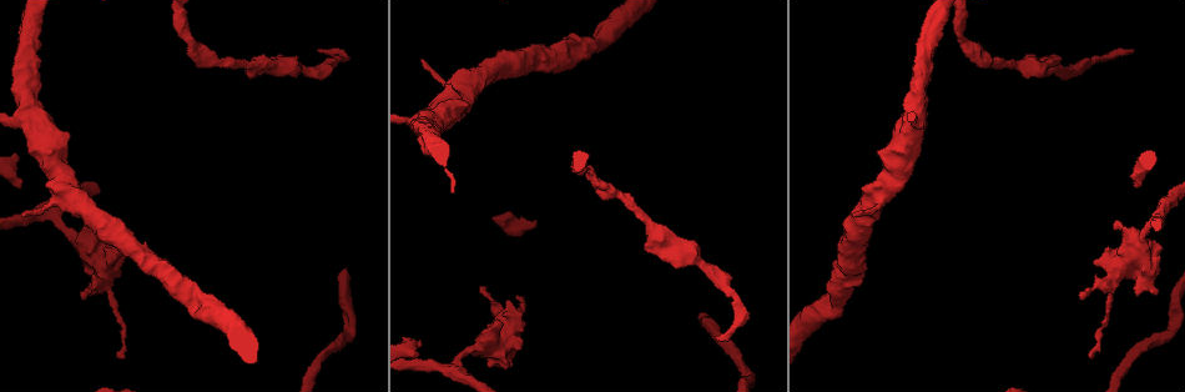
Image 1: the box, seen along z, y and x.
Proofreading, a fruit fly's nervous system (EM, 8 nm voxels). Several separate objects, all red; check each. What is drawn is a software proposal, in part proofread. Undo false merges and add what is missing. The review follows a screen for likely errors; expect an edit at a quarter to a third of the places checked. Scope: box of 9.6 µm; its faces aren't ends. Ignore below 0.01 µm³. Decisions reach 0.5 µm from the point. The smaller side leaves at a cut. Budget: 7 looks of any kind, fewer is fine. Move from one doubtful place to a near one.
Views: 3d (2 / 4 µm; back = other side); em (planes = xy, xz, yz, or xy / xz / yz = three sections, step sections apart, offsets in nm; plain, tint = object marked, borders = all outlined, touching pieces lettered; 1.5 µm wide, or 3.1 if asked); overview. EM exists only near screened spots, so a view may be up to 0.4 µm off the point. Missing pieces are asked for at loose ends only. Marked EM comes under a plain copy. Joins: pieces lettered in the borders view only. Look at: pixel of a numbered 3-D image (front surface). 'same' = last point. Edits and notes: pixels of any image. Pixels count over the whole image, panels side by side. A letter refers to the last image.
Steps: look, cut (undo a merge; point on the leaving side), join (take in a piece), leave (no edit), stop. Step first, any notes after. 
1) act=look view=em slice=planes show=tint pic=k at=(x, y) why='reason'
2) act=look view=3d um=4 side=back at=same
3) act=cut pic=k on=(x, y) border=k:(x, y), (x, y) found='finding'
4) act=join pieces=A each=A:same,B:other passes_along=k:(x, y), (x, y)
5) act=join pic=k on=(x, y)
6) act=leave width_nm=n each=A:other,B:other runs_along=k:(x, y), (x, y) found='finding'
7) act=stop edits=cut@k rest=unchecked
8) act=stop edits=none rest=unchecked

act=look view=3d um=2 pic=1 at=(1134, 50) why='tapers out'

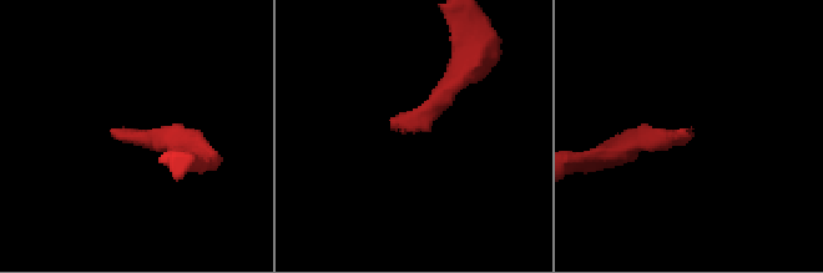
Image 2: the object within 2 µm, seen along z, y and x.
act=look view=em slice=yz step=8 show=tint pic=2 at=(391, 125)

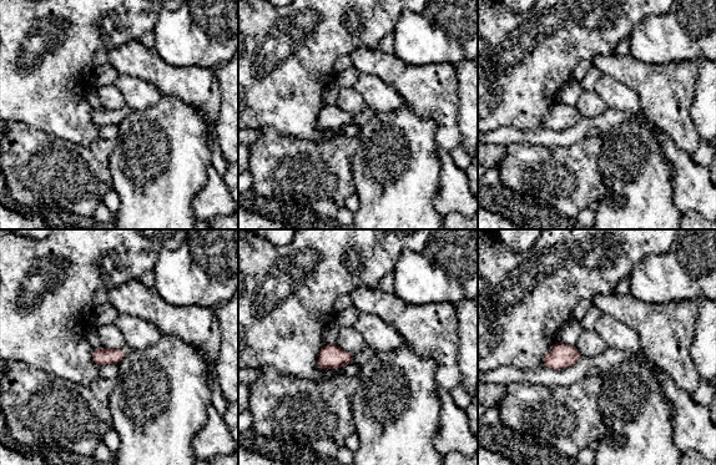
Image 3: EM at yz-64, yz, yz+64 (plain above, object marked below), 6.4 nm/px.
act=look view=em slice=xz step=8 show=borders at=same

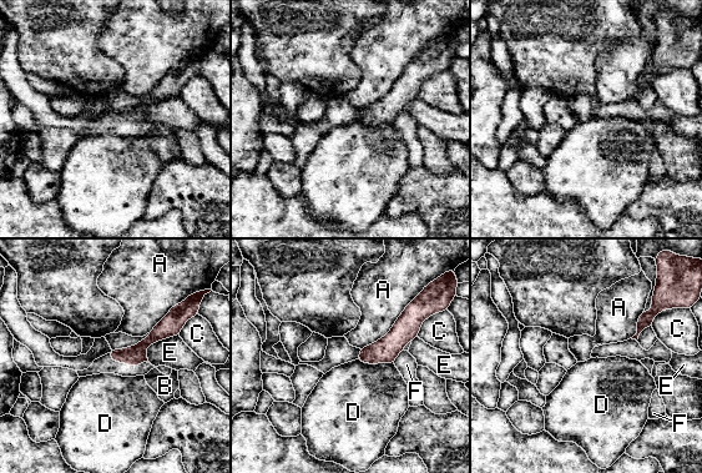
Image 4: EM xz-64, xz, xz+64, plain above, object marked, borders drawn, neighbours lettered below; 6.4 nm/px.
act=leave each=A:other,B:other,C:other,D:other,E:other,F:other runs_along=4:(175, 320), (132, 356), (114, 356) found='no lettered piece goes on from it'

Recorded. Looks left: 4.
act=look view=em slice=xz step=4 show=borders pic=1 at=(423, 62) why='tapers out'

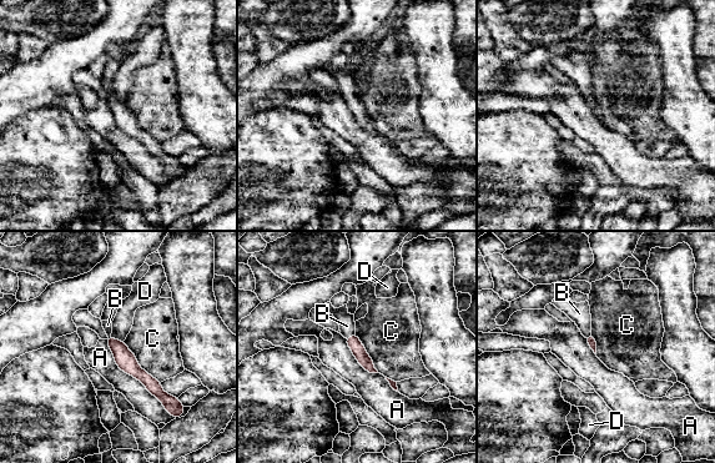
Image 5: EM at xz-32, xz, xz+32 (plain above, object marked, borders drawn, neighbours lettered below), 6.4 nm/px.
act=join pieces=B each=A:other,B:same,C:other,D:other passes_along=5:(353, 342), (351, 336), (347, 326) found='it goes on there'

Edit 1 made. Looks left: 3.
act=look view=em slice=xz step=8 show=borders pic=1 at=(419, 344) why='branch stops here'

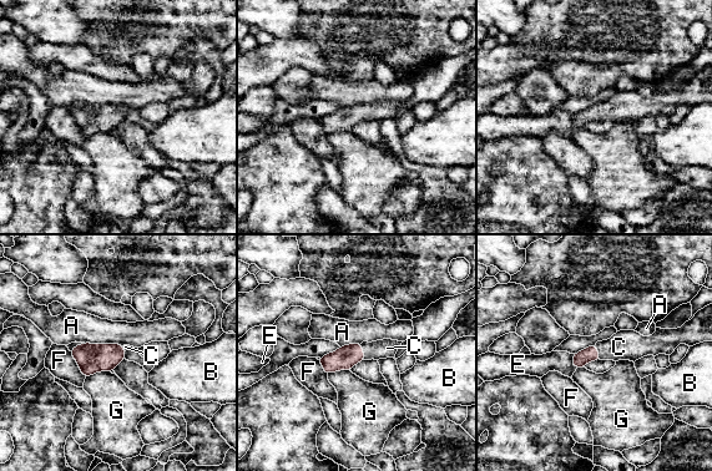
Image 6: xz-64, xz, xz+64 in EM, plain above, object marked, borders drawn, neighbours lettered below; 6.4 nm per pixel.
act=look view=em slice=planes show=borders at=same why='cut it another way'

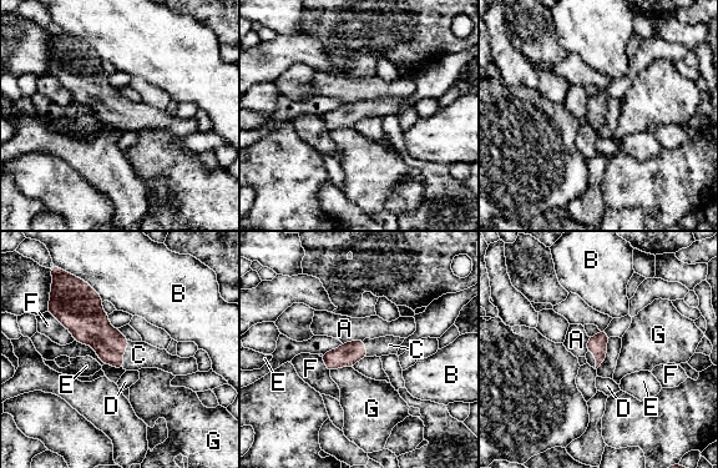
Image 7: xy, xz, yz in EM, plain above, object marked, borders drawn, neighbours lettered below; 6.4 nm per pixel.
act=join pieces=C each=A:other,B:other,C:same,D:other,E:other,F:other,G:other passes_along=7:(92, 328), (122, 353), (138, 355) found='the neuron continues'

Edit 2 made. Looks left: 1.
act=stop edits=join@5,join@7 rest=unchecked

